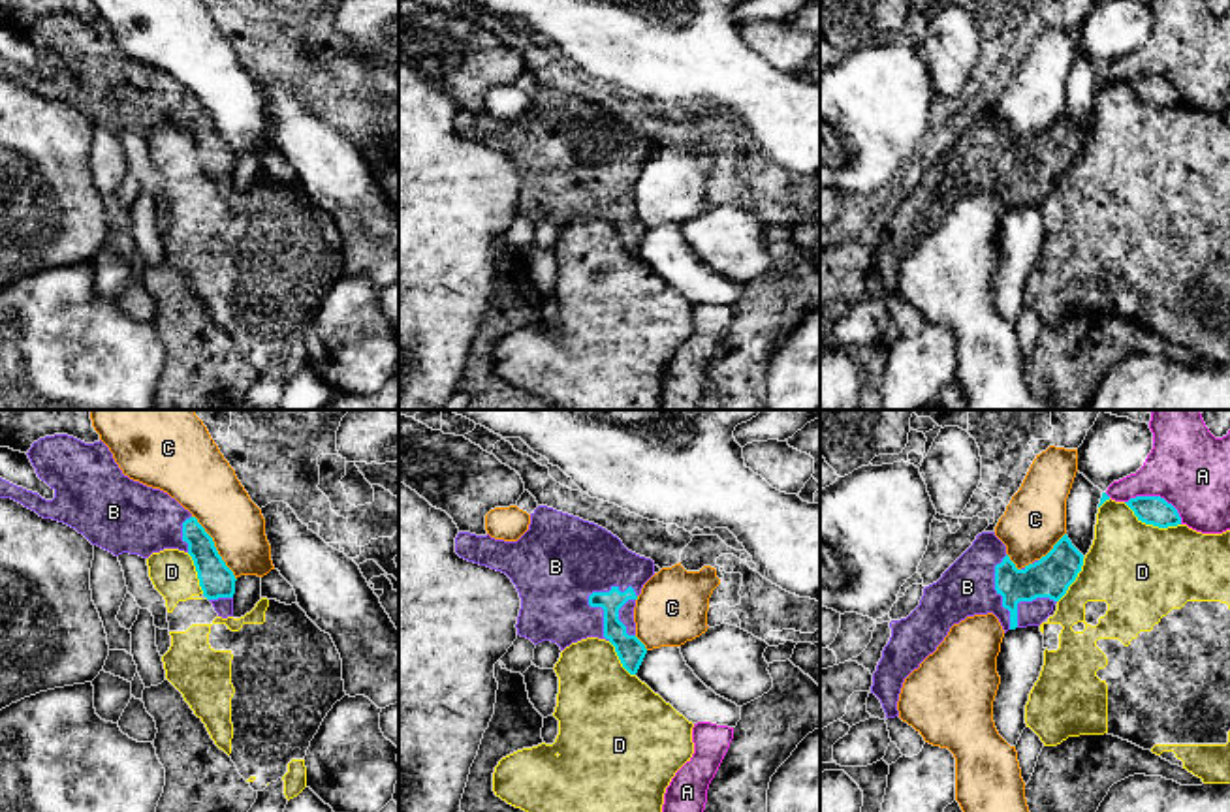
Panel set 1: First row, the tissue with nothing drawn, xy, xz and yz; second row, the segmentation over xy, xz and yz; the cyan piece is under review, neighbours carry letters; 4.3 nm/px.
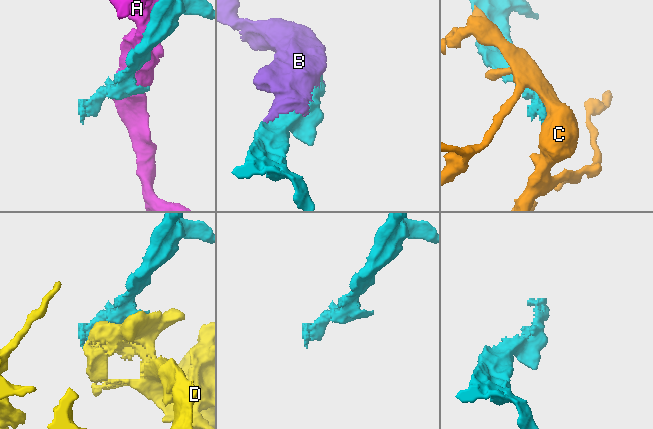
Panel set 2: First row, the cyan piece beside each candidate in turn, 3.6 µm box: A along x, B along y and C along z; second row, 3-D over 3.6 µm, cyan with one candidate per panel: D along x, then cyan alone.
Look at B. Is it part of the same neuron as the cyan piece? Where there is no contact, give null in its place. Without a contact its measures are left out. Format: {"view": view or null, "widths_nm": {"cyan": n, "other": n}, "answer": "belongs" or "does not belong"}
{"view": "xz", "widths_nm": {"cyan": 120, "other": 280}, "answer": "belongs"}

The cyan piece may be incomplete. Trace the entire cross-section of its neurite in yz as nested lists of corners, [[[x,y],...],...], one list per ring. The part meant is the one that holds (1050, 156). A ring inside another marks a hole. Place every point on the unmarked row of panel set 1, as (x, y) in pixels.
[[[995,111],[978,113],[972,124],[942,156],[923,167],[920,184],[907,197],[890,201],[891,216],[882,229],[871,265],[871,273],[880,278],[886,297],[899,295],[897,280],[905,258],[937,229],[954,203],[959,203],[967,195],[993,192],[1004,212],[1016,207],[1040,205],[1076,160],[1081,145],[1083,133],[1072,124],[1066,113],[1046,135],[1021,148],[1010,139],[1006,124]]]

